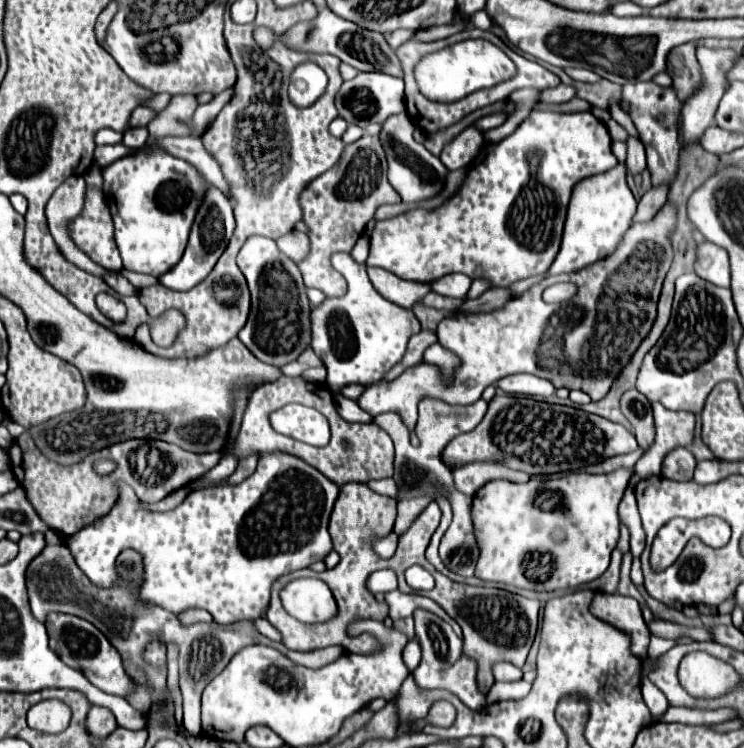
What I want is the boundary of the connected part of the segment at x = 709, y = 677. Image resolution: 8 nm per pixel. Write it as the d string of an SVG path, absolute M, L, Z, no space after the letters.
M689 653L679 665L679 681L693 697L721 697L725 665L707 665L707 653Z

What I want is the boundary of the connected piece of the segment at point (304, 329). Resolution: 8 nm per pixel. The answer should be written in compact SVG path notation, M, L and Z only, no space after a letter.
M257 235L249 237L241 247L237 265L251 291L251 313L239 331L241 343L263 363L281 367L295 361L311 343L311 305L297 265L277 249L273 239Z

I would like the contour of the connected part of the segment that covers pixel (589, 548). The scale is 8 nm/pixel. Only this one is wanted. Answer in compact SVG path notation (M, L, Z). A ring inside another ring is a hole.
M619 469L609 475L589 475L584 470L563 473L561 479L543 481L531 477L527 483L489 481L473 497L473 527L481 549L475 575L483 581L497 581L533 591L575 589L599 579L607 567L611 551L619 539L617 505L629 483L631 469Z

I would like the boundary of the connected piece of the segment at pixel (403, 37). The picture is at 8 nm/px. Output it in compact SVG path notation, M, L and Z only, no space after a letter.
M403 29L401 31L393 31L393 33L385 33L385 39L387 39L387 43L391 43L393 49L401 47L411 37L413 37L413 31L403 31Z

